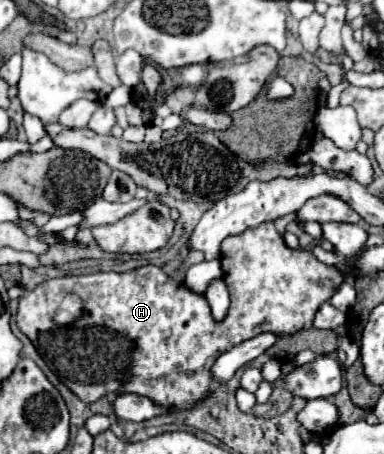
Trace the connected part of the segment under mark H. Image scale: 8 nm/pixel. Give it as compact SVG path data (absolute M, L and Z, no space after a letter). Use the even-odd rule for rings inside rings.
M264 223L242 231L234 239L226 239L222 243L222 269L232 303L226 319L220 323L212 319L210 305L204 295L198 295L186 285L176 283L172 277L164 275L160 267L154 265L146 265L128 273L110 271L44 281L36 289L26 291L20 297L20 311L16 315L16 323L18 329L32 341L36 351L42 353L44 361L52 363L50 367L56 377L84 403L92 403L98 401L102 395L122 391L152 397L152 401L160 405L174 405L174 409L180 411L190 409L192 405L208 397L208 393L212 391L212 379L208 369L220 353L260 333L292 335L300 329L310 329L320 305L330 301L330 297L344 281L360 277L360 273L352 265L348 265L346 273L342 273L338 267L320 263L310 251L288 249L274 223ZM66 293L78 293L82 297L82 301L86 303L88 317L76 321L74 325L54 329L52 317Z

